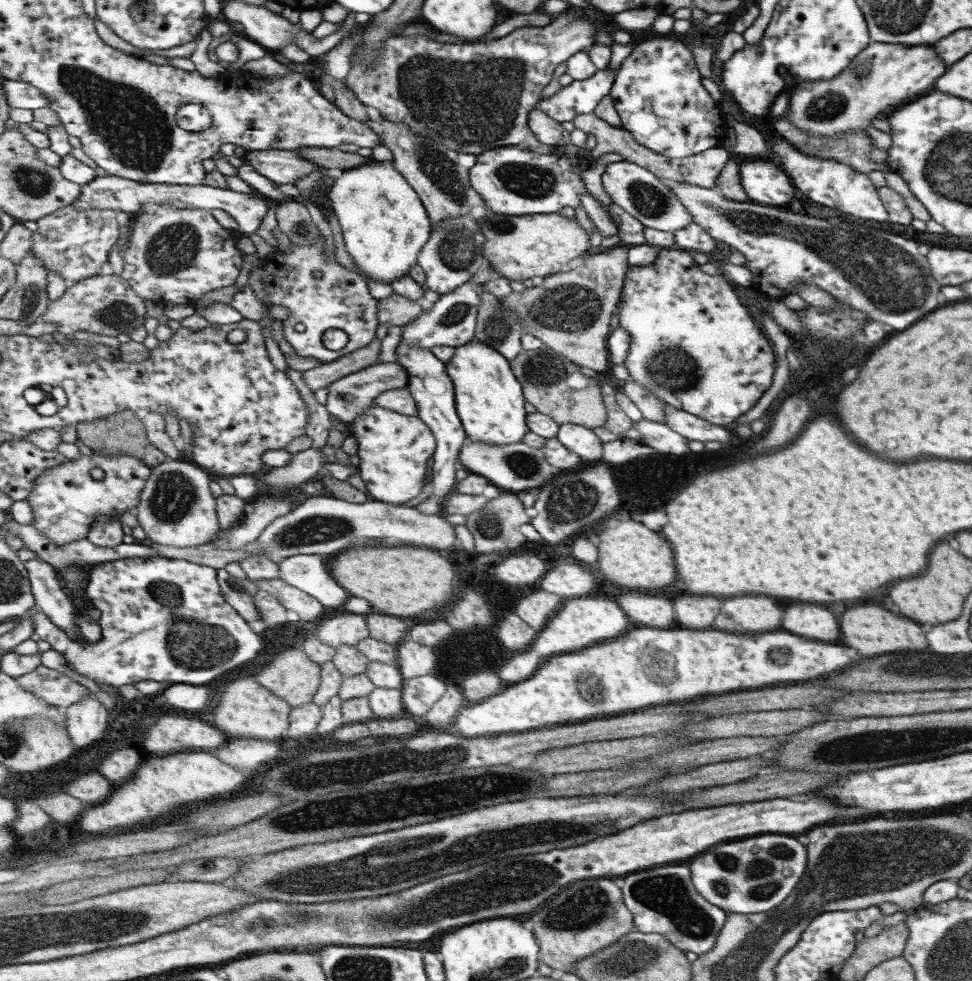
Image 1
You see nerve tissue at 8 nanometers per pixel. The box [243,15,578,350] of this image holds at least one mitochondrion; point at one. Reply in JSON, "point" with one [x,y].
{"point":[475,101]}

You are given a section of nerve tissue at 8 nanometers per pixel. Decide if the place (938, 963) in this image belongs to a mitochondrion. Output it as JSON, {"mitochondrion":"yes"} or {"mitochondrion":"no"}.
{"mitochondrion":"yes"}

